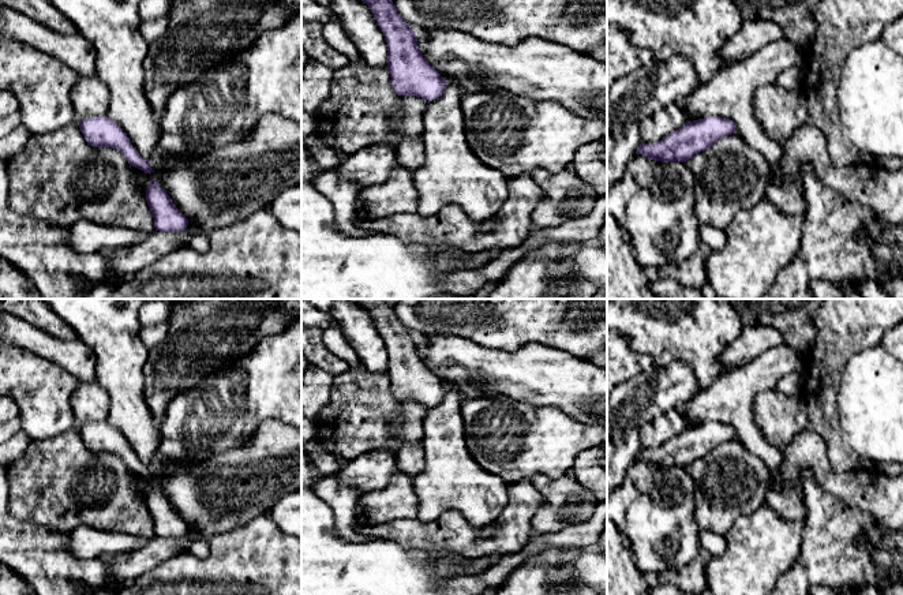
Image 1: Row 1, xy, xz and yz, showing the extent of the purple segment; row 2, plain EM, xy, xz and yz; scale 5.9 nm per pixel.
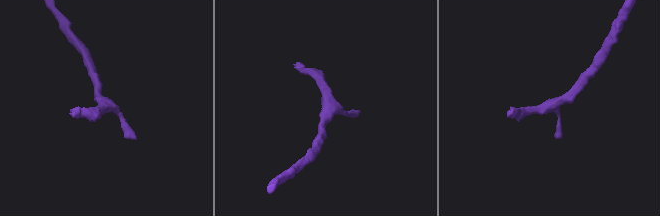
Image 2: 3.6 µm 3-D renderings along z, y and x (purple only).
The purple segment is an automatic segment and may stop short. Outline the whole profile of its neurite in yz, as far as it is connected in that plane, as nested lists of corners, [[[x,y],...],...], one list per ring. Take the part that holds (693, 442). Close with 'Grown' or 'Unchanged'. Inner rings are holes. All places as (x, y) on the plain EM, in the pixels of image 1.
[[[707,422],[686,427],[681,434],[659,448],[641,449],[636,460],[662,468],[686,468],[694,460],[705,457],[719,445],[735,438],[738,438],[737,430],[732,426],[720,422]]]. Unchanged

